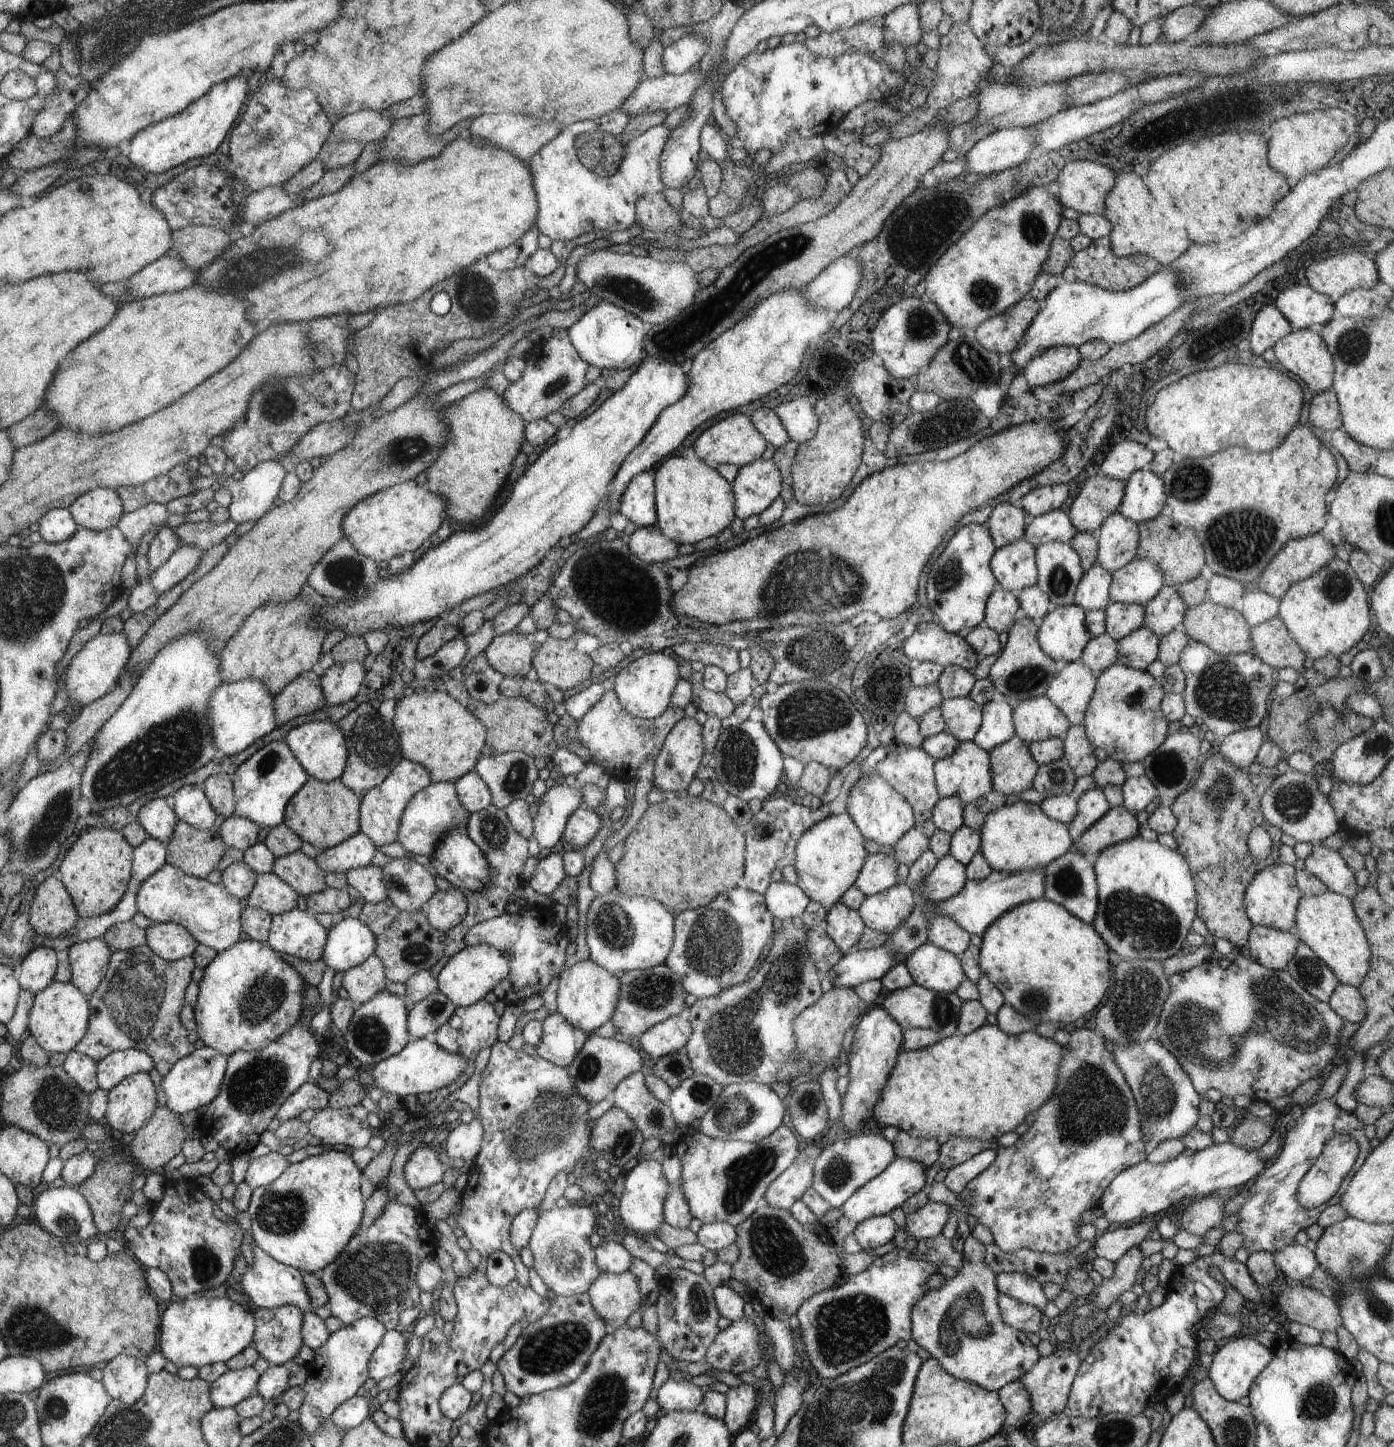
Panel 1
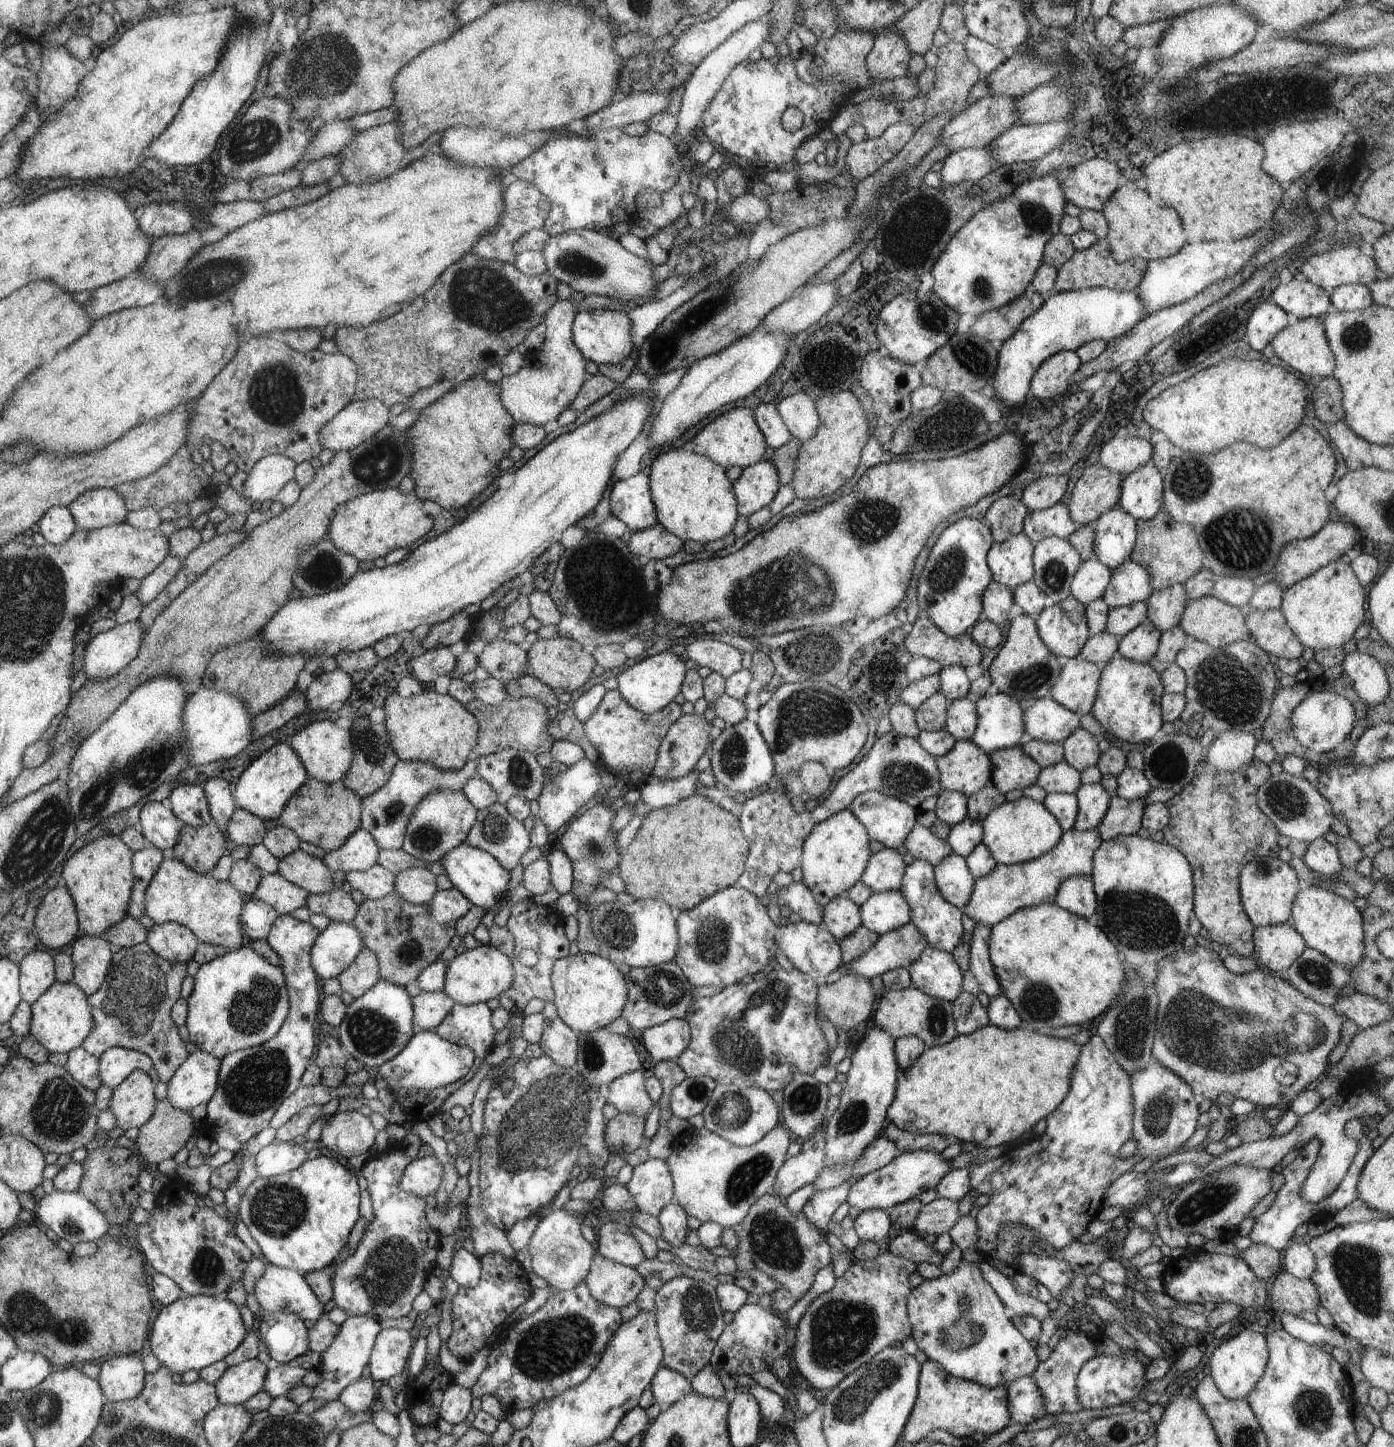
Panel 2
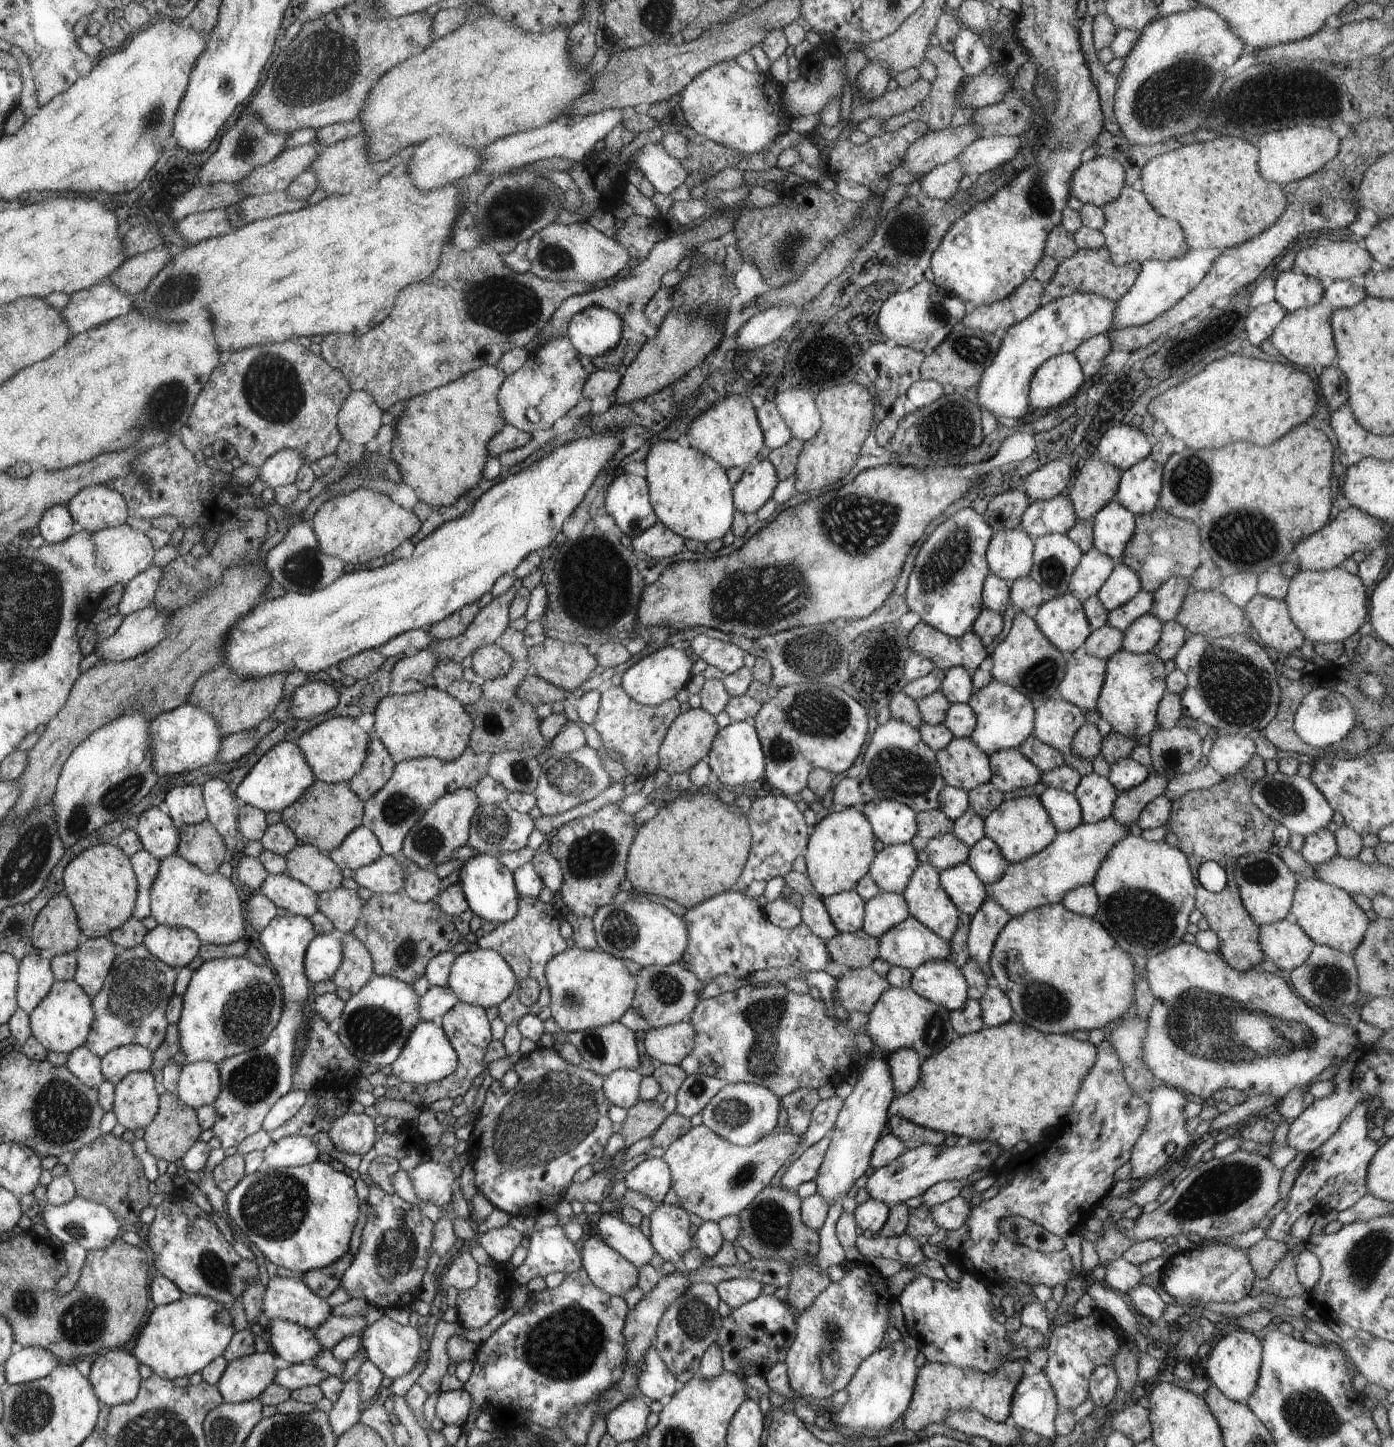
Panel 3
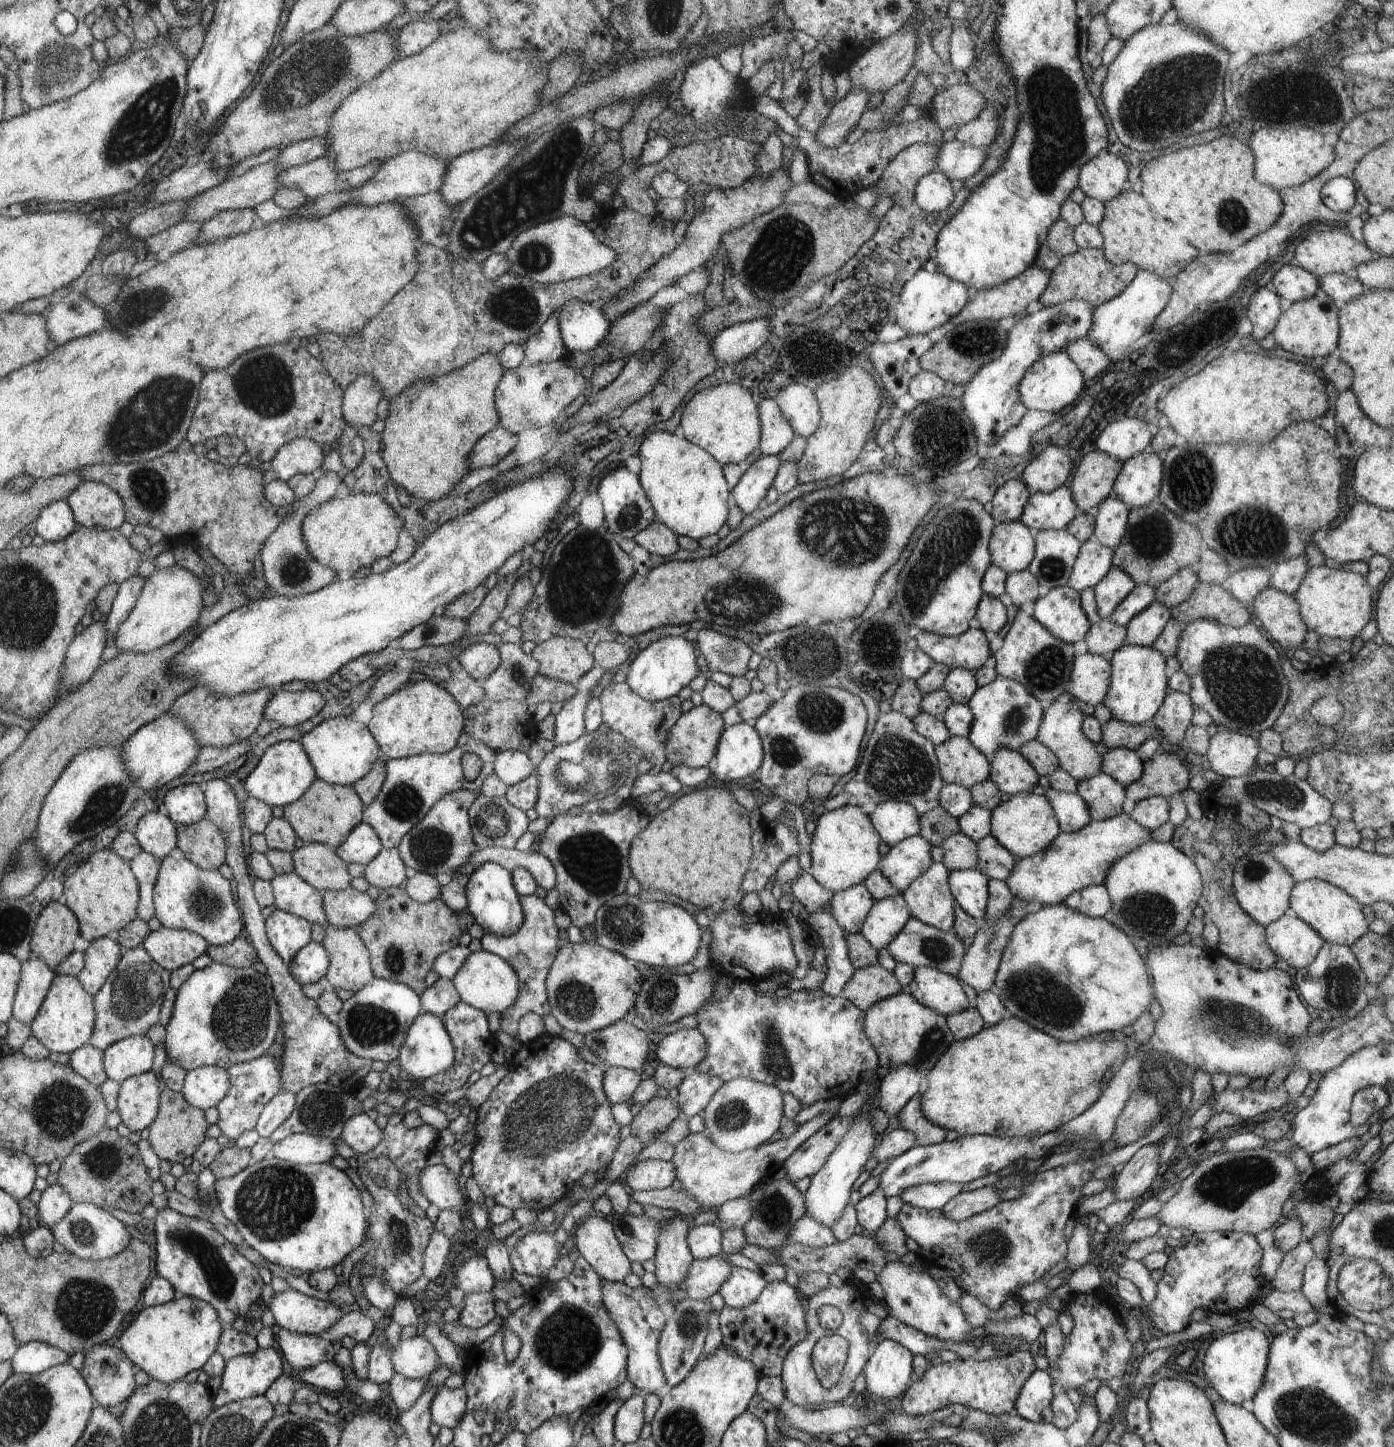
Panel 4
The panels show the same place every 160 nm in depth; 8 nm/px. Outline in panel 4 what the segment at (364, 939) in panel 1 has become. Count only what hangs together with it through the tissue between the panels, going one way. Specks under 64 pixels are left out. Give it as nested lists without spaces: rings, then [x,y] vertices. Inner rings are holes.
[[[311,942],[289,962],[289,971],[304,986],[323,981],[329,969],[329,962],[329,953],[325,947],[321,943]]]

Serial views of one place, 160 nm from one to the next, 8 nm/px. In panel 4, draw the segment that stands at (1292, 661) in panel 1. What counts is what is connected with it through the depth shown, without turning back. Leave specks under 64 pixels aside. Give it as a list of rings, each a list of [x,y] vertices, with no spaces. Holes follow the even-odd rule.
[[[1266,587],[1256,595],[1249,607],[1270,639],[1290,650],[1303,647],[1308,625],[1304,622],[1297,598],[1274,587]]]

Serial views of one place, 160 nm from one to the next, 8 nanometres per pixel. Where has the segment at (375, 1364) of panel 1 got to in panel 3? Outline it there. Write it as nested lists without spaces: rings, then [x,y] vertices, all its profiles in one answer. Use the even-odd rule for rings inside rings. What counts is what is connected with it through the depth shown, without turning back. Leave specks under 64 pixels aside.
[[[385,1314],[365,1328],[361,1344],[385,1376],[395,1380],[416,1366],[422,1352],[420,1340],[416,1328],[400,1326]]]

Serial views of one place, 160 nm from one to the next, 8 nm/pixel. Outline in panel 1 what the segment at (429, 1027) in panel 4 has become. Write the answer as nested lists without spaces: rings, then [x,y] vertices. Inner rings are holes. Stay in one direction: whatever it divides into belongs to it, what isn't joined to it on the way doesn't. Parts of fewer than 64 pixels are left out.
[[[426,1037],[409,1042],[400,1053],[379,1062],[372,1070],[373,1086],[384,1093],[392,1092],[402,1100],[406,1096],[418,1096],[420,1093],[432,1093],[453,1083],[468,1068],[468,1061],[461,1054],[446,1050],[437,1042],[430,1042]]]

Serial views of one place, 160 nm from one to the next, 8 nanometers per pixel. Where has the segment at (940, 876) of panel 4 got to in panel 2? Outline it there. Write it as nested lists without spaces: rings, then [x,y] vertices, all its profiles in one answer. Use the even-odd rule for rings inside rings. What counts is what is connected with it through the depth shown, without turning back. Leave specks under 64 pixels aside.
[[[915,859],[905,868],[900,891],[910,905],[911,921],[922,931],[930,946],[951,953],[958,946],[964,932],[964,912],[940,894],[935,881],[934,866],[924,859]]]

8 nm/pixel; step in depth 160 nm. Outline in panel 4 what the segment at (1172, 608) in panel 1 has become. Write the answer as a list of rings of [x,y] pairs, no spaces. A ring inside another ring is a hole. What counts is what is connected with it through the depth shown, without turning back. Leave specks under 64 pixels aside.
[[[1184,567],[1155,588],[1155,601],[1165,604],[1168,608],[1182,604],[1190,598],[1199,580],[1192,567]]]

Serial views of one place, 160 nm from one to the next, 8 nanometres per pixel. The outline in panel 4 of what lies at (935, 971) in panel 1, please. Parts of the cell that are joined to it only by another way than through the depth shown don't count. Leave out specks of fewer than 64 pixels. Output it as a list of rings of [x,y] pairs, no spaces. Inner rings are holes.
[[[918,967],[912,982],[904,987],[920,1004],[935,1013],[948,1017],[970,1007],[959,978],[935,968]]]

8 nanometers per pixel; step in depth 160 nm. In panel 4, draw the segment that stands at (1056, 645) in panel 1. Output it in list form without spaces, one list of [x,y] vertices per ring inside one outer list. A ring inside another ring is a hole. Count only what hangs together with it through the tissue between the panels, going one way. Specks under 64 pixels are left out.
[[[1068,584],[1038,597],[1033,617],[1056,638],[1072,644],[1085,640],[1091,625],[1082,608],[1080,593]]]

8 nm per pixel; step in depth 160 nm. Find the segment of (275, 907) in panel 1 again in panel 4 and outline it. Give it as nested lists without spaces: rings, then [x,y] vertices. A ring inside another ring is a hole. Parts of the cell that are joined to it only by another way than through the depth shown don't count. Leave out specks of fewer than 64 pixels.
[[[294,872],[275,874],[270,882],[277,909],[295,914],[324,928],[329,925],[323,891],[319,891]]]

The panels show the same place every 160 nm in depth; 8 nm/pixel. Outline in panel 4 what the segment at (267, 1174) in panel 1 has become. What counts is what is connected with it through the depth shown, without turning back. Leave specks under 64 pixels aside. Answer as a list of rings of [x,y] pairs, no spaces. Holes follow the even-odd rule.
[[[294,1133],[275,1143],[272,1154],[291,1163],[309,1165],[330,1163],[336,1156],[336,1148],[330,1137]]]

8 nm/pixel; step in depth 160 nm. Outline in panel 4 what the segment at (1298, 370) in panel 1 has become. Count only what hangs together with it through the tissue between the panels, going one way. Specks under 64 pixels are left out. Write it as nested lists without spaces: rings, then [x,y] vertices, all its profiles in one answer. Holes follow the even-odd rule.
[[[1320,289],[1314,296],[1293,302],[1290,308],[1281,312],[1273,333],[1276,344],[1288,352],[1306,358],[1328,356],[1339,346],[1339,310],[1334,300]]]

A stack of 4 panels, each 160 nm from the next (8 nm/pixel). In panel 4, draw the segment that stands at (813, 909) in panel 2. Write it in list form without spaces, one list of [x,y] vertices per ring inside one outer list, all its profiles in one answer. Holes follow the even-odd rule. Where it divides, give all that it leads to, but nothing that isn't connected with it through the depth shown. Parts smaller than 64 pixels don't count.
[[[823,909],[810,914],[809,924],[822,940],[826,954],[825,965],[828,971],[821,990],[830,996],[840,995],[856,969],[849,957],[844,930],[836,922],[834,915],[824,912]]]

